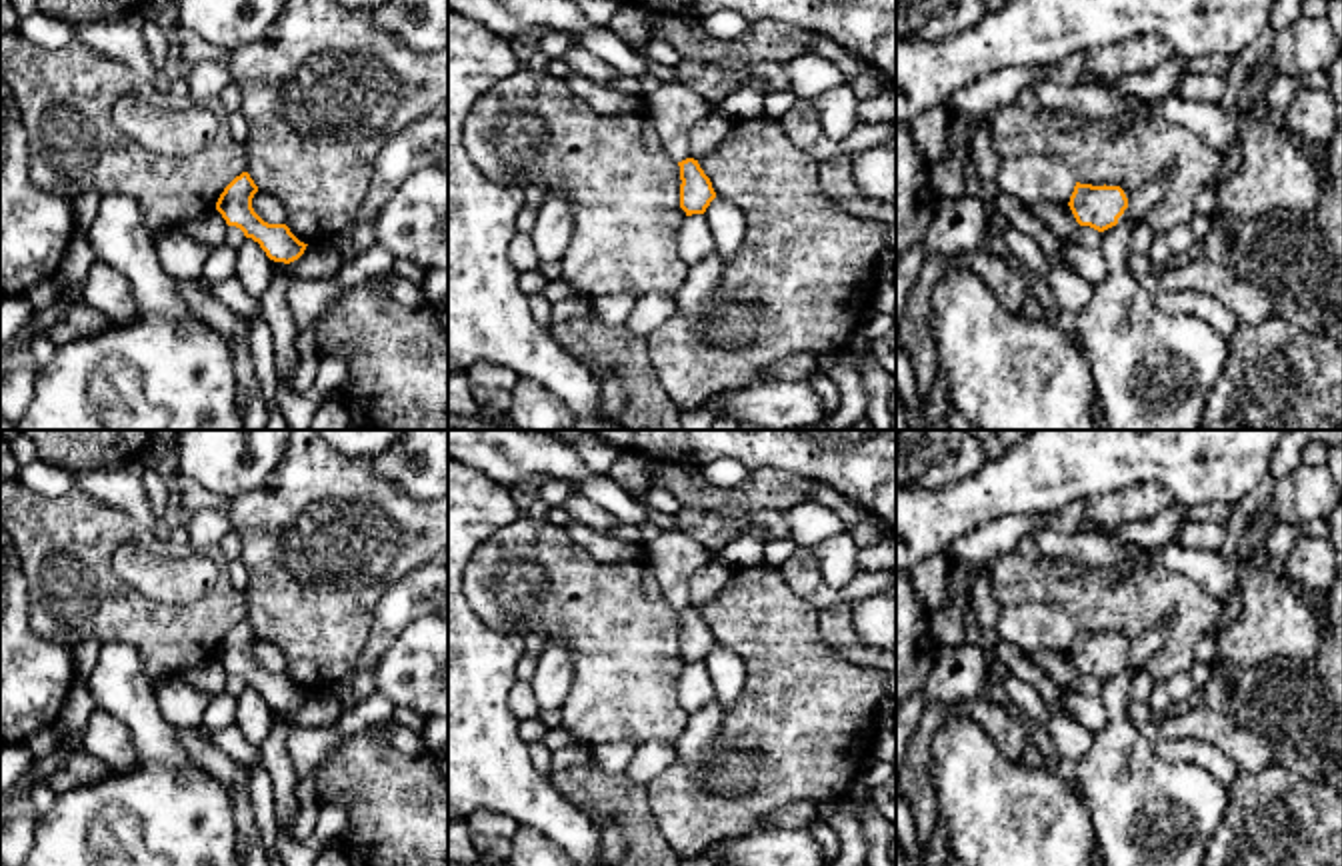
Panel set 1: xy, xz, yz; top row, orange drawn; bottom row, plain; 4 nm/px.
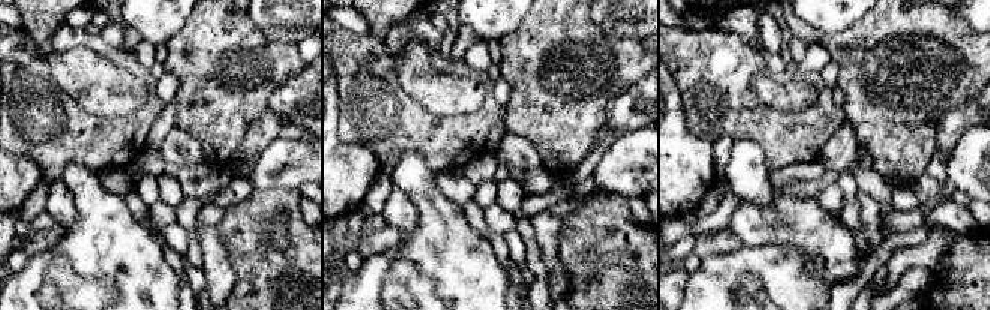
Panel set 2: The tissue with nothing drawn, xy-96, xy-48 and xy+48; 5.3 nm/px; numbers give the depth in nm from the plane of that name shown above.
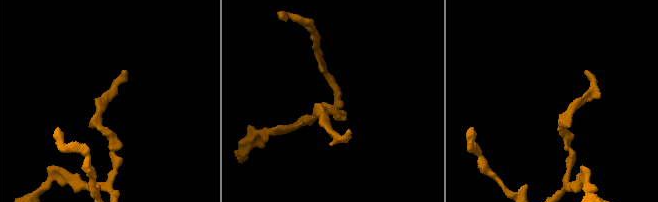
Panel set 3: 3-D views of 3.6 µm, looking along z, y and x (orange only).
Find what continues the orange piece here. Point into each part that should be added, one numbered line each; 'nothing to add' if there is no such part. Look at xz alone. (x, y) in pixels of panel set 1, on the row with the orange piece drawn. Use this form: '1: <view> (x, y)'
nothing to add

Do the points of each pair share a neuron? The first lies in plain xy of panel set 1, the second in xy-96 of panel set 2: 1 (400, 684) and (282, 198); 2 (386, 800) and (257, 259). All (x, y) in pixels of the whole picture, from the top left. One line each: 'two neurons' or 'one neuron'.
1: two neurons
2: one neuron

